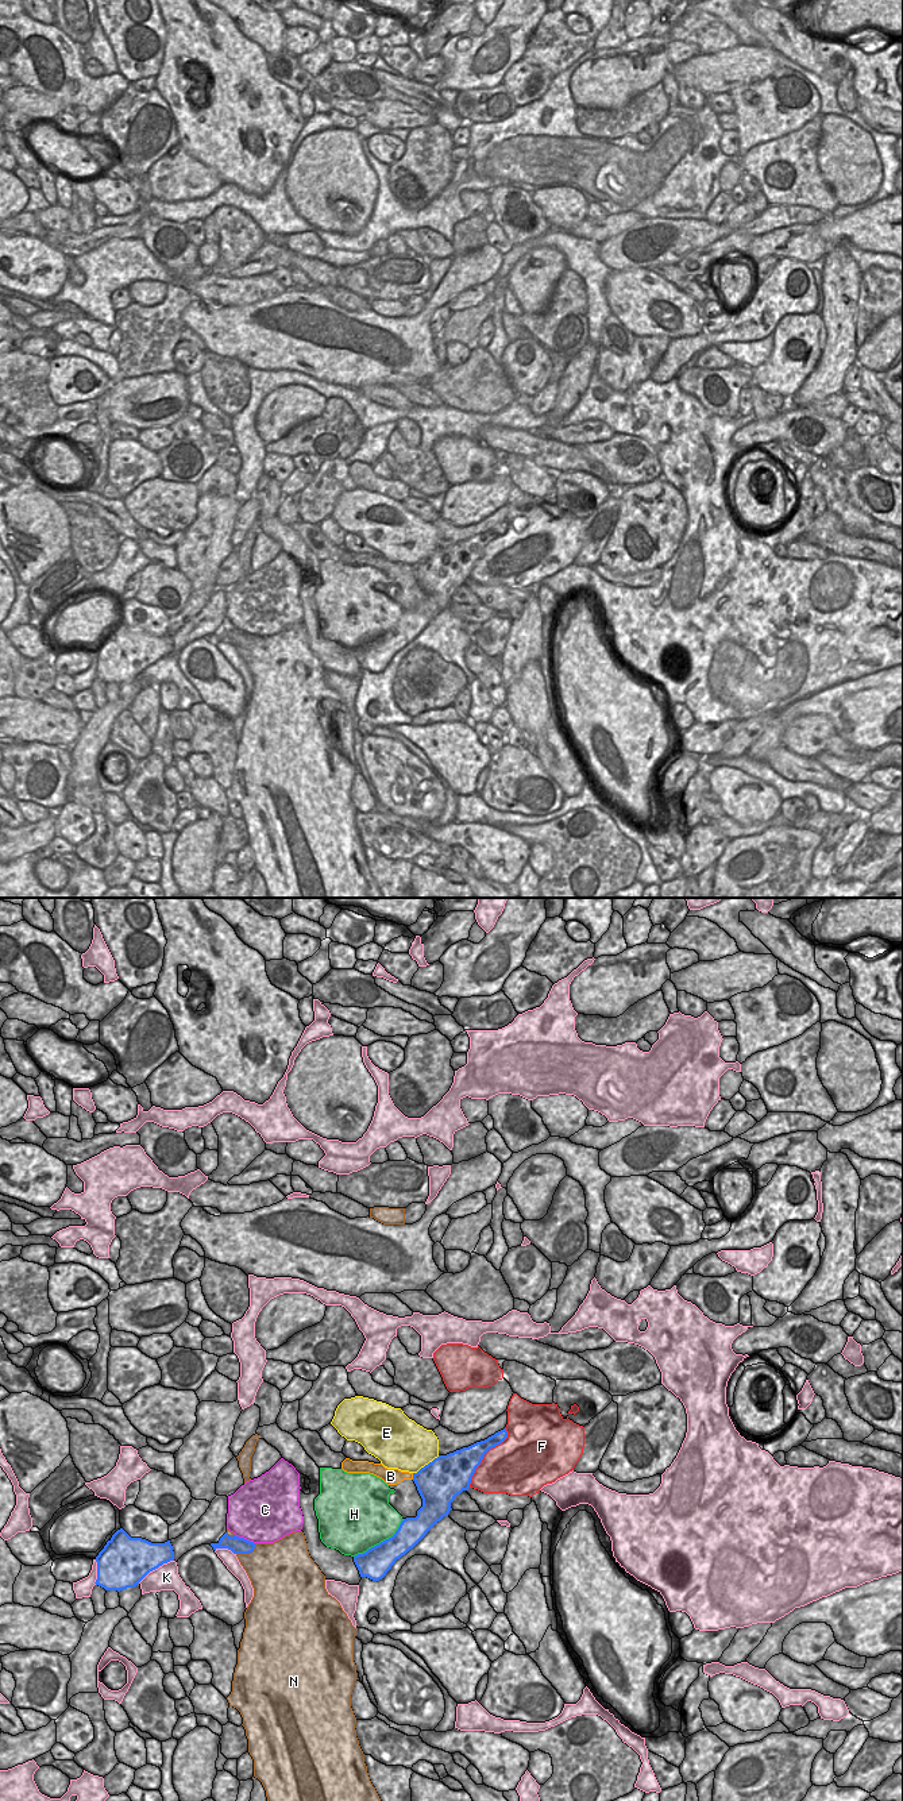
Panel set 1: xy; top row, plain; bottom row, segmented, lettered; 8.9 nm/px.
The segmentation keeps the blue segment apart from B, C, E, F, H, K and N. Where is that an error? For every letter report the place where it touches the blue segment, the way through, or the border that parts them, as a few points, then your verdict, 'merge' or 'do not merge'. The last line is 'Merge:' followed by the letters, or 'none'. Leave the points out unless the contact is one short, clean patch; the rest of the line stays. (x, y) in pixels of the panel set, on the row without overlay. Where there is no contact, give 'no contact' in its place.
B: meets blue in xy at (413, 569); border along xy (412, 566), (413, 571); do not merge
C: meets blue in xy at (246, 632); do not merge
E: meets blue in xy at (425, 558); do not merge
F: meets blue in xy at (483, 548); do not merge
H: meets blue in xy at (381, 635); do not merge
K: meets blue in xy at (155, 660); do not merge
N: meets blue in xy at (247, 646); do not merge
Merge: none

